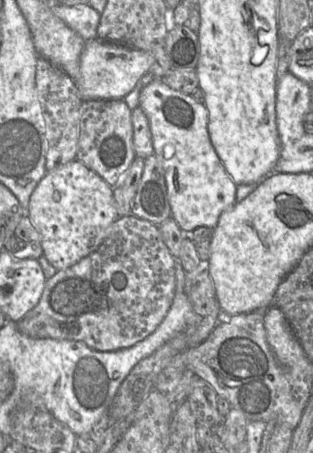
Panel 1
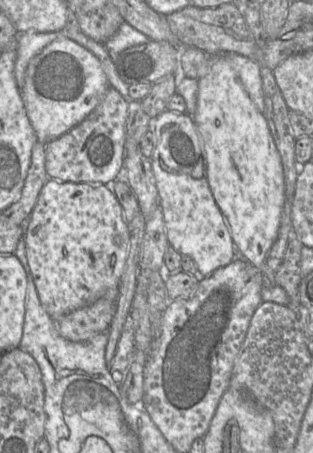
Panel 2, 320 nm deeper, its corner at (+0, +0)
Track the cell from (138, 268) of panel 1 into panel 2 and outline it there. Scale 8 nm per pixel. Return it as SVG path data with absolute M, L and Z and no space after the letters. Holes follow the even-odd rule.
M119 289L109 290L94 303L53 318L59 334L72 342L88 342L109 330L117 310Z

